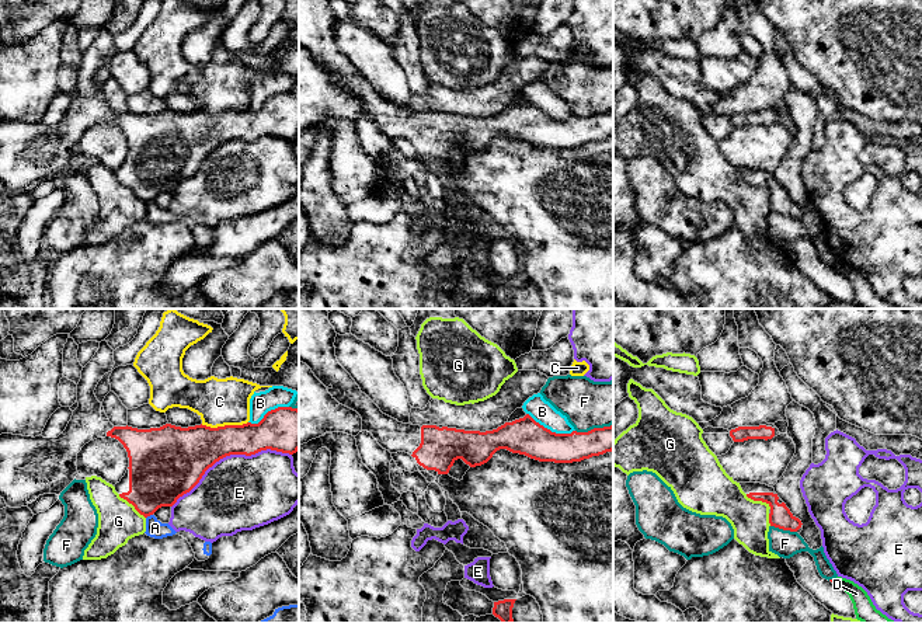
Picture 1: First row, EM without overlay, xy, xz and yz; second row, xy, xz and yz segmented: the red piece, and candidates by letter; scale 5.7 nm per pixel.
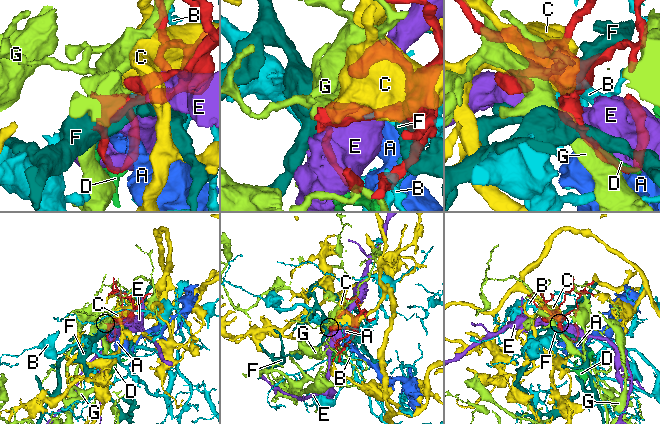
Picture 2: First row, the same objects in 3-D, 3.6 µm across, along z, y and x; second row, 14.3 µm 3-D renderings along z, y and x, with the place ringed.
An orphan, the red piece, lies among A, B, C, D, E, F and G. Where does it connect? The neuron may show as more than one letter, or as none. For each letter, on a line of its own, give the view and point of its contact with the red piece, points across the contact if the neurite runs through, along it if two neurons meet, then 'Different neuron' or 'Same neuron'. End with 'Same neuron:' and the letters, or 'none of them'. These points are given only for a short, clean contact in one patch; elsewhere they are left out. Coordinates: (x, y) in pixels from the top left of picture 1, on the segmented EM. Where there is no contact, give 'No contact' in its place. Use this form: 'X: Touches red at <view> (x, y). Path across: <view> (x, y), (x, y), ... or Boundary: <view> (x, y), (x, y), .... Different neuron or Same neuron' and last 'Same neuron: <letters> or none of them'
A: Touches red at xy (149, 515). Boundary: xy (152, 514), (146, 518). Different neuron
B: Touches red at xz (549, 430). Different neuron
C: Touches red at xy (225, 425). Different neuron
D: Touches red at yz (837, 583). Boundary: yz (835, 578), (838, 585). Different neuron
E: Touches red at xy (229, 455). Different neuron
F: Touches red at yz (783, 529). Different neuron
G: Touches red at xy (132, 504). Different neuron
Same neuron: none of them

